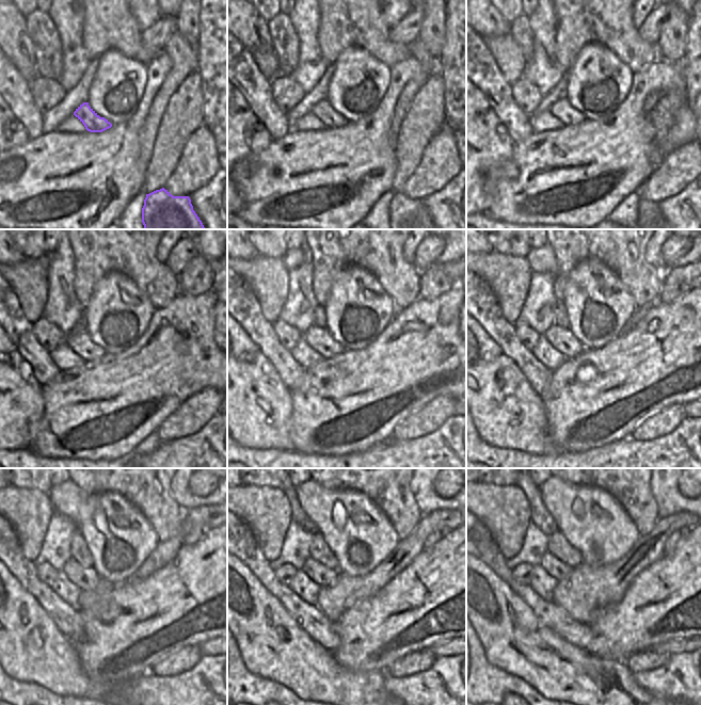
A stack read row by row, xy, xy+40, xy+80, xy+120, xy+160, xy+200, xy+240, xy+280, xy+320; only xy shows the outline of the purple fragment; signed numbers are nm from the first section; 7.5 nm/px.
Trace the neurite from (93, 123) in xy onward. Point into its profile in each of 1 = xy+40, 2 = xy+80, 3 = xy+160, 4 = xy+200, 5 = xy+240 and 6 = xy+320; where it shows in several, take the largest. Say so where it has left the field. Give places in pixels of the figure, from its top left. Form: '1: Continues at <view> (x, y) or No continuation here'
1: Continues at xy+40 (322, 110)
2: Continues at xy+80 (561, 109)
3: Continues at xy+160 (320, 339)
4: Continues at xy+200 (561, 339)
5: Continues at xy+240 (85, 578)
6: Continues at xy+320 (556, 569)

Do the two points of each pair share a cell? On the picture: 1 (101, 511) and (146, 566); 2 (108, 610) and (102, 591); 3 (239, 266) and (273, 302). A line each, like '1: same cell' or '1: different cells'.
1: different cells
2: different cells
3: same cell

